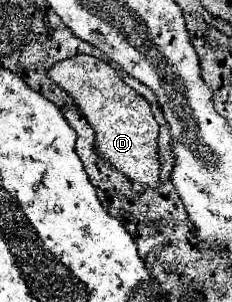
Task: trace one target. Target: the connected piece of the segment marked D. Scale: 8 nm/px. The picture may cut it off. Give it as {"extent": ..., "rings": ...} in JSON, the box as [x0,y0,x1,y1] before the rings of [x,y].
{"extent":[48,65,158,193],"rings":[[[60,65],[48,69],[48,79],[64,89],[76,103],[78,111],[94,129],[94,153],[108,161],[116,171],[124,173],[132,183],[130,189],[142,193],[142,163],[158,161],[158,123],[150,111],[150,103],[130,89],[120,75],[108,65]]]}

